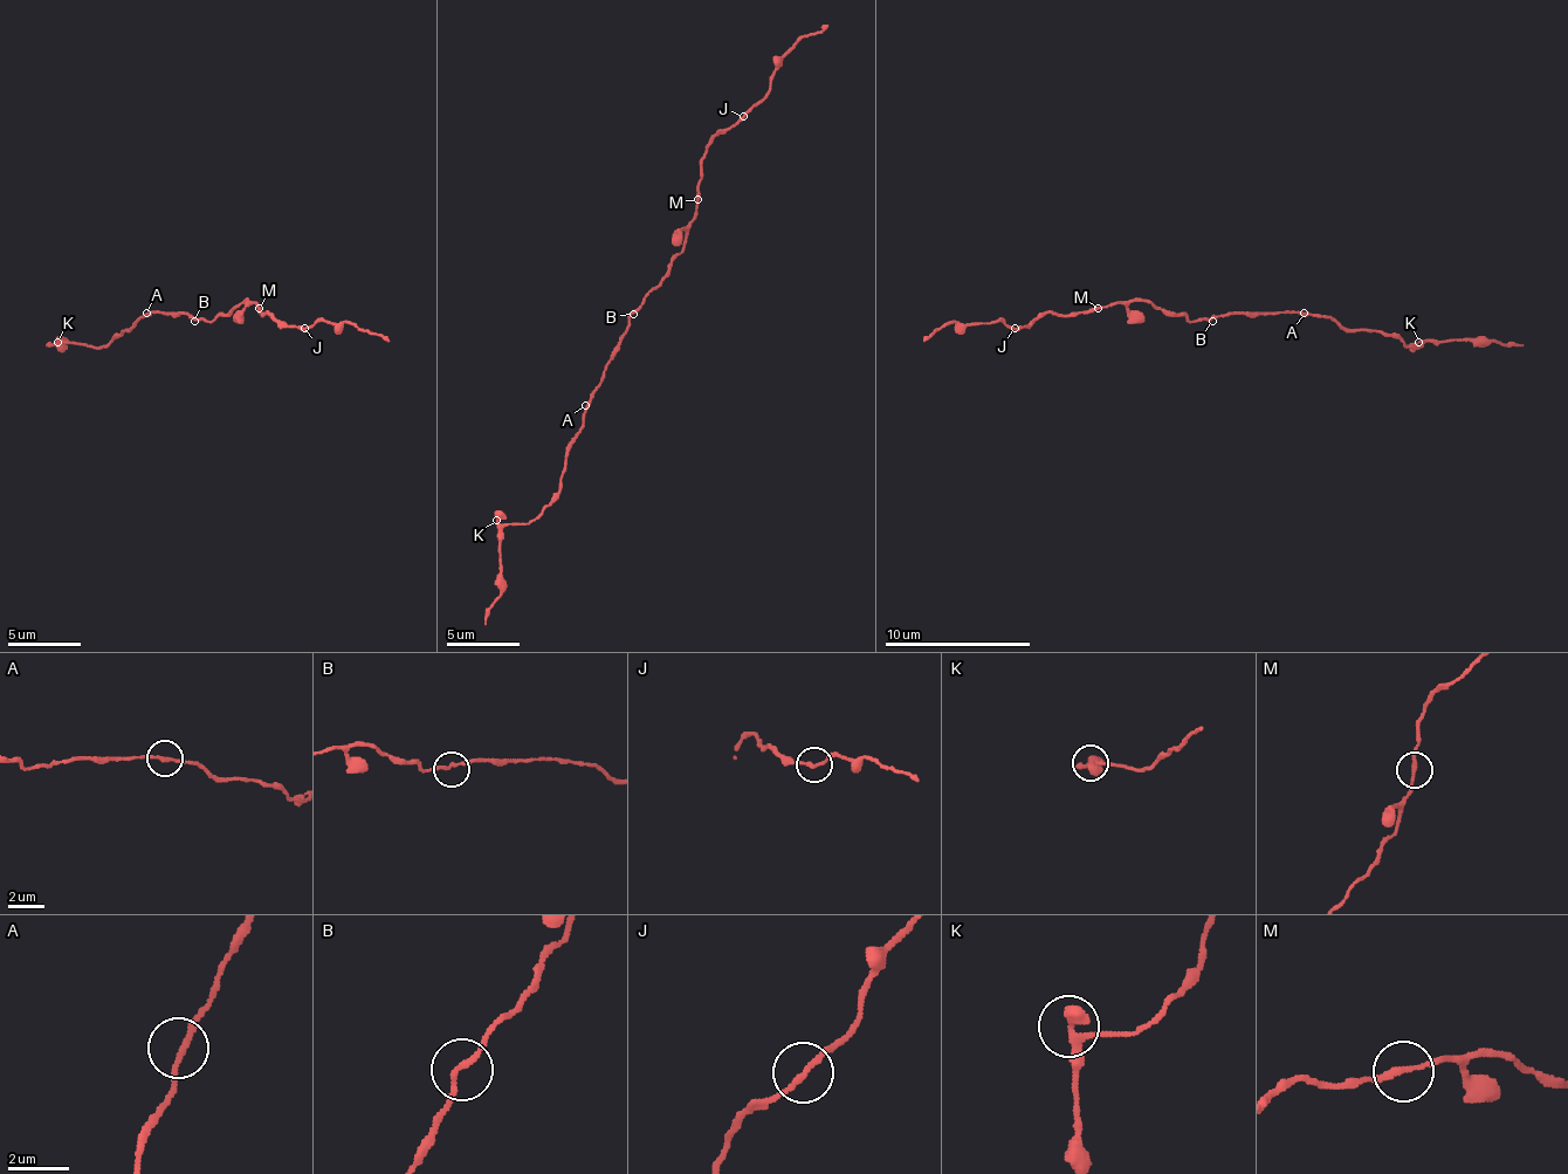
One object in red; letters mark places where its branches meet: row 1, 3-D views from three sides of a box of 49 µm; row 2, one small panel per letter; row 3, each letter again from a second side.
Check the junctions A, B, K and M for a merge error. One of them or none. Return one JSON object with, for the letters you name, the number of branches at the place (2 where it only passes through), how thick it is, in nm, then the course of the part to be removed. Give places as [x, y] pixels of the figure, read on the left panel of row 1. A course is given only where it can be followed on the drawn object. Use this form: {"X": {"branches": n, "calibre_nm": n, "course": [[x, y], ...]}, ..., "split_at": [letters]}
{"M": {"branches": 2, "calibre_nm": 180, "course": [[260, 309], [296, 328], [325, 321], [330, 324], [355, 324], [389, 342]]}, "split_at": ["M"]}

